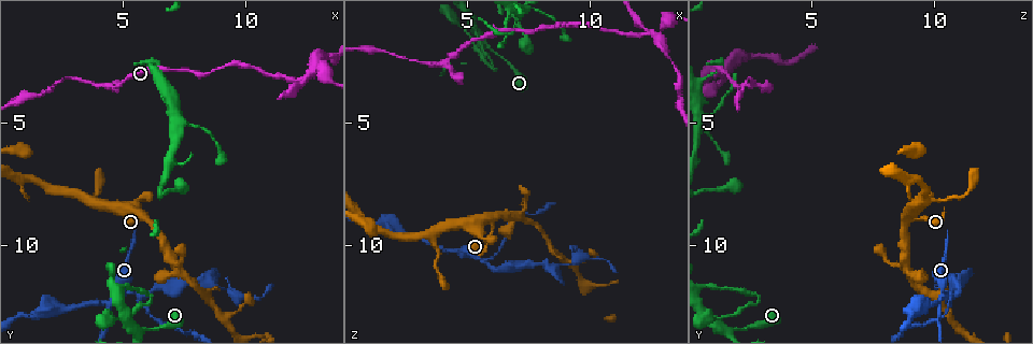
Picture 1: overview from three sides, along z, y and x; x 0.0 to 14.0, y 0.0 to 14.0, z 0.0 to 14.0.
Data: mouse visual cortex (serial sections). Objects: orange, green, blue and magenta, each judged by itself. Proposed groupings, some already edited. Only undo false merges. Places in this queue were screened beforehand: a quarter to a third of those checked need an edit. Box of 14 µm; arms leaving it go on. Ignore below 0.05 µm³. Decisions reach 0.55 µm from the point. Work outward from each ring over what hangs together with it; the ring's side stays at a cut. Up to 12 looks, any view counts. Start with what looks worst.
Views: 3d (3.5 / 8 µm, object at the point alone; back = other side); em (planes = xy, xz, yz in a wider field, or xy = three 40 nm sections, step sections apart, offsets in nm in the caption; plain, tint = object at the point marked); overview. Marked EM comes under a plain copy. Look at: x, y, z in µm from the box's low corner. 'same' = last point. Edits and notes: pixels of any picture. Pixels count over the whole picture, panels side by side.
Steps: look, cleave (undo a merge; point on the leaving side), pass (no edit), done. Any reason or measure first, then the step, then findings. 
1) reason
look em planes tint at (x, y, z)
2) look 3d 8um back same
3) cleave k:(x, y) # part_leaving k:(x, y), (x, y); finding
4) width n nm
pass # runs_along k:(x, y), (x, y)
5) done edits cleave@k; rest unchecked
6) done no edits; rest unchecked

two arms in line, one across
look 3d 3.5um at (4.6, 12.3, 10.3)

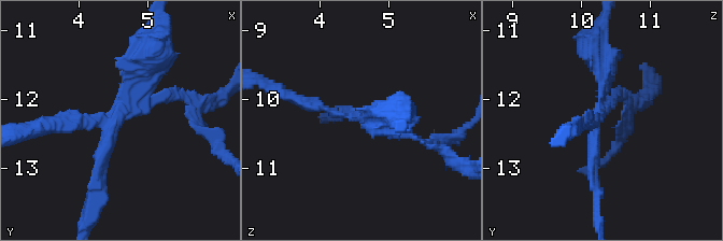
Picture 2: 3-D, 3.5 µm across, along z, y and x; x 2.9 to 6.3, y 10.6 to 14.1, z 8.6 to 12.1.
need the tissue
look em xy step 3 tint at (4.50, 12.25, 10.25)

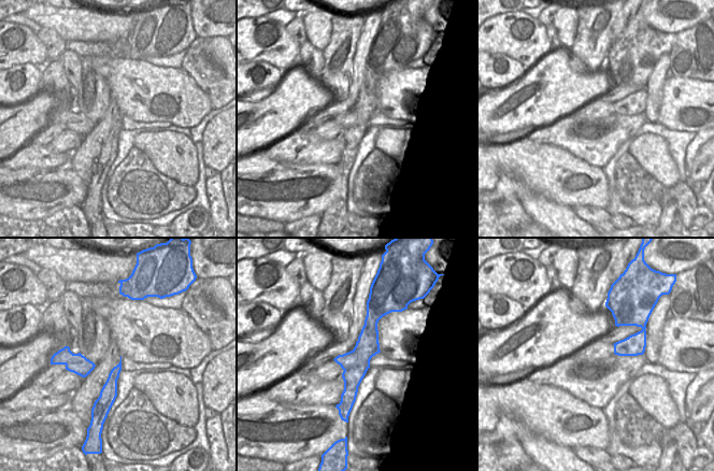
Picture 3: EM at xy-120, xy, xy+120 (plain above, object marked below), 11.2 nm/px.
width 300 nm
cleave 2:(69, 116) # part_leaving 2:(152, 95), (195, 104), (225, 95); two cells meet here

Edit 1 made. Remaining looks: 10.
look overview

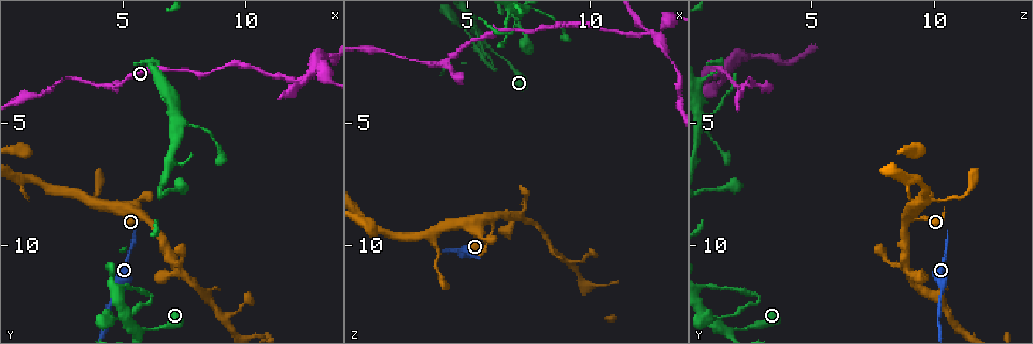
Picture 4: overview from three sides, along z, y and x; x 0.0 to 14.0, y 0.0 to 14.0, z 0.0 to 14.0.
narrows sharply
look 3d 8um back at (12.7, 2.9, 1.5)

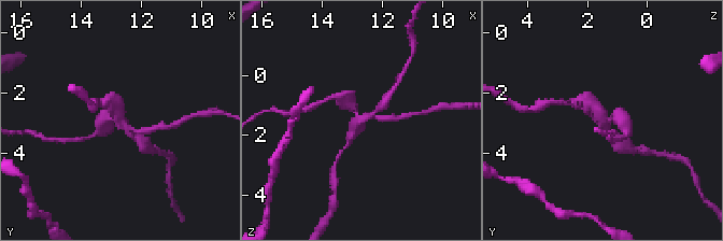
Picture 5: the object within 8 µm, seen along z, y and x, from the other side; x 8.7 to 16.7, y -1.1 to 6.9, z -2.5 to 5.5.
arms 4; arm_widths 150, 200, 350, 400 nm
look em xy step 3 tint at (12.7, 2.9, 1.5)

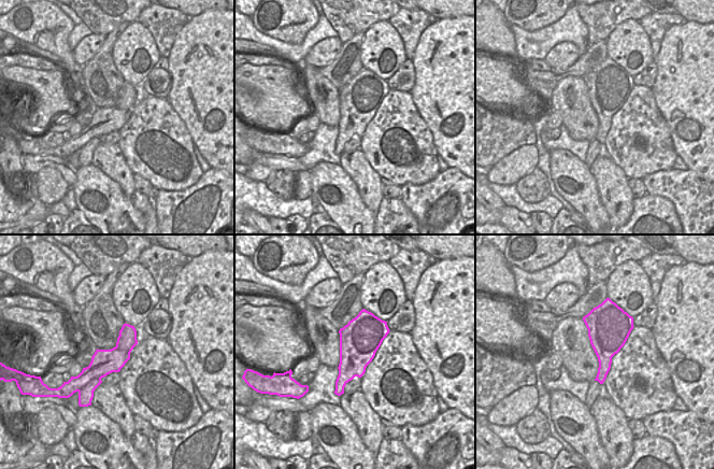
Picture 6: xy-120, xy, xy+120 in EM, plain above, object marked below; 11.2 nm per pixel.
cleave 5:(145, 144) # part_leaving 5:(127, 127), (117, 117), (108, 100); two cells meet here

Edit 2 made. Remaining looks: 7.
see it whole again
look overview

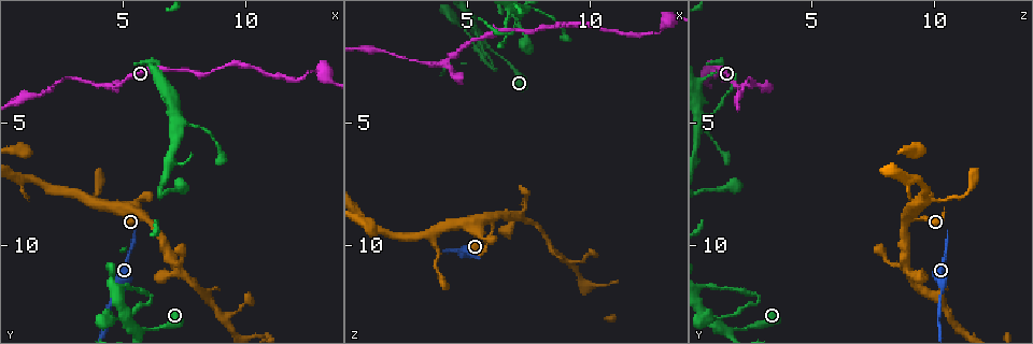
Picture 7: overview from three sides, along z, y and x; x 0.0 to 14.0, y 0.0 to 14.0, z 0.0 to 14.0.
sharp bend
look 3d 3.5um at (6.1, 12.2, 2.9)

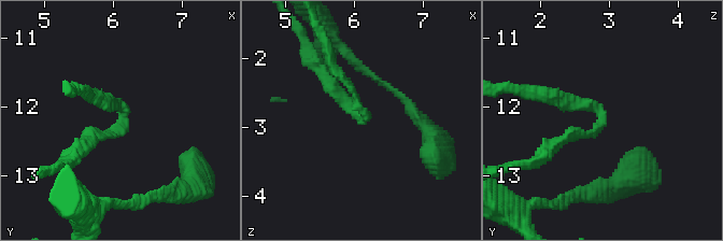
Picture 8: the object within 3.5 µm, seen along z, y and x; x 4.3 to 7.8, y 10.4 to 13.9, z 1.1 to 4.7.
arm_widths 150, 150 nm
look em planes tint at (6.10, 12.25, 2.90)

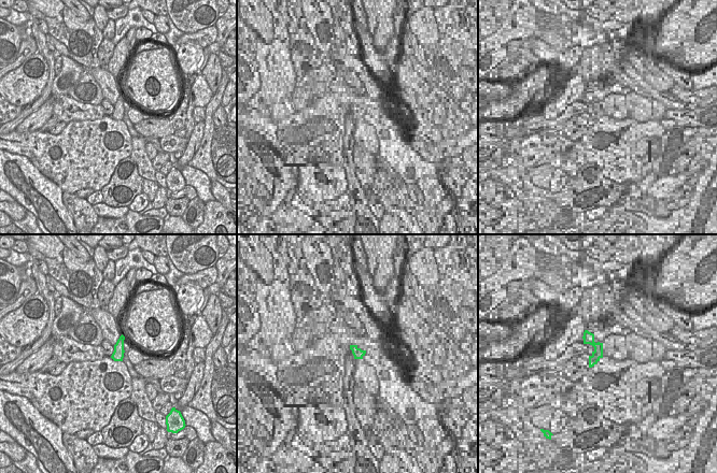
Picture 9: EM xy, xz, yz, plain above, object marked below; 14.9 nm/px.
pass # continuous, no second cell

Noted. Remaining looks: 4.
look 3d 3.5um at (4.2, 3.5, 2.6)

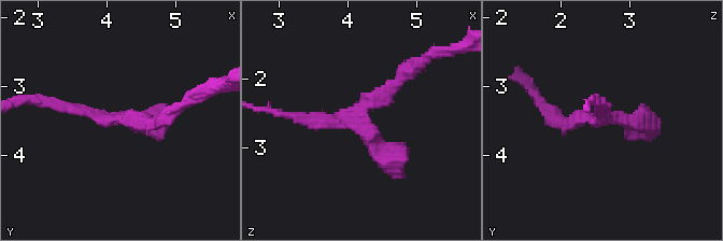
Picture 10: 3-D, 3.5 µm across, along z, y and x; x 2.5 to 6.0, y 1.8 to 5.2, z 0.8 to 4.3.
arms 3; arm_widths 150, 200, 200 nm
look em planes tint at (4.15, 3.45, 2.55)

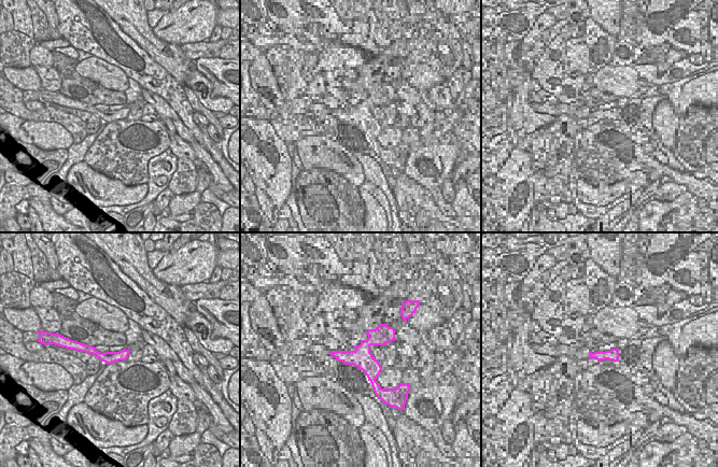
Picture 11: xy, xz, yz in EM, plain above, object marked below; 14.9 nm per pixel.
pass # runs_along 10:(408, 69), (354, 118), (292, 116); all the same cell

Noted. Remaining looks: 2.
done edits cleave@2, cleave@5; rest unchecked

